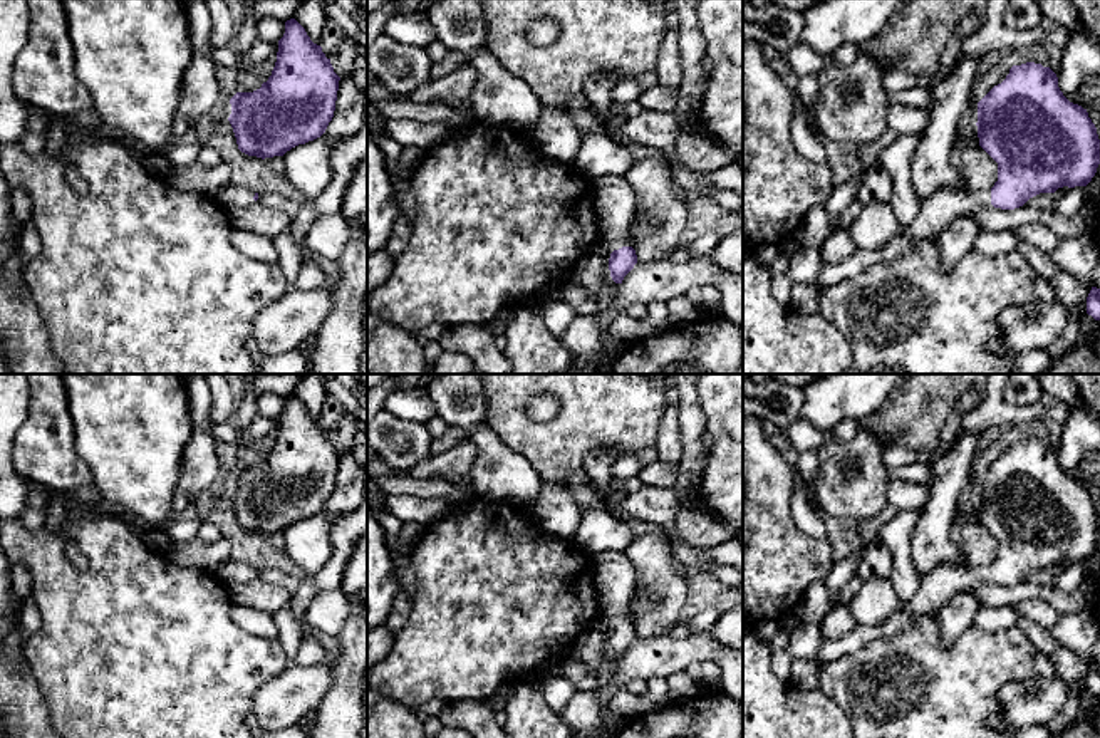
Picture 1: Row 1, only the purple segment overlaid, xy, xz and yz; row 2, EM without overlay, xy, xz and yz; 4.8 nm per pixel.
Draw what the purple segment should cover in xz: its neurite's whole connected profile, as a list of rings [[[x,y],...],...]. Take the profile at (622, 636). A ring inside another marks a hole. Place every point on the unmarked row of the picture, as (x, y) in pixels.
[[[599,552],[590,555],[594,587],[597,594],[597,622],[609,624],[609,646],[615,659],[637,639],[629,621],[629,602],[636,587],[636,570],[624,552]]]

